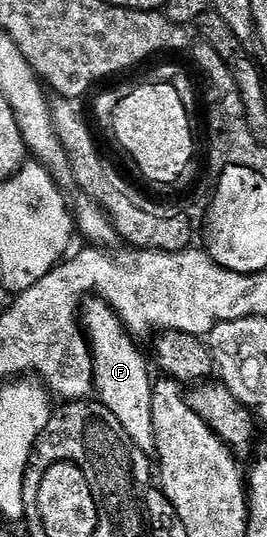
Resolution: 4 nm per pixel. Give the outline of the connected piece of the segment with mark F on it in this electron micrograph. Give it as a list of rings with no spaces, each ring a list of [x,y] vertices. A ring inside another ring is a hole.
[[[87,299],[81,306],[80,323],[92,353],[94,388],[99,401],[111,410],[142,452],[153,453],[156,450],[155,427],[152,424],[154,382],[150,380],[149,361],[146,362],[126,325],[105,300]]]

